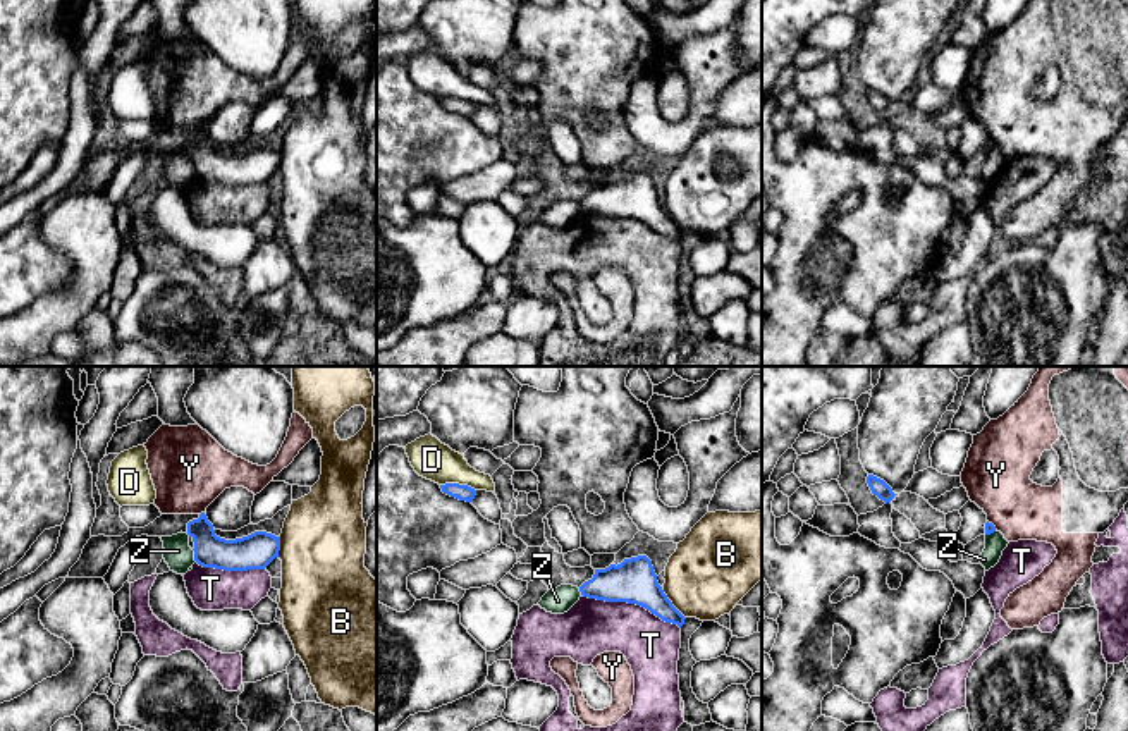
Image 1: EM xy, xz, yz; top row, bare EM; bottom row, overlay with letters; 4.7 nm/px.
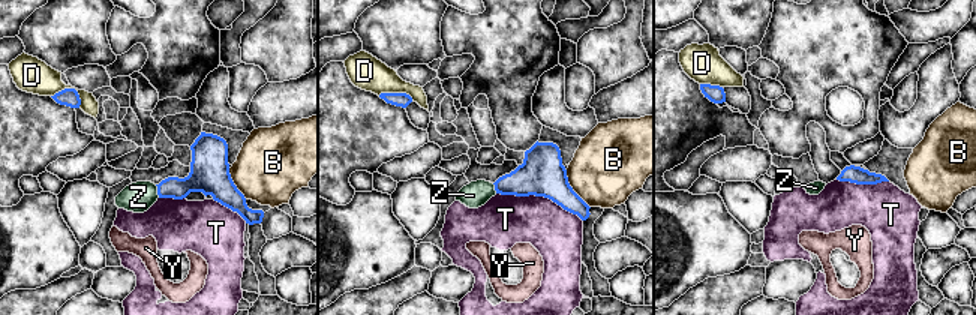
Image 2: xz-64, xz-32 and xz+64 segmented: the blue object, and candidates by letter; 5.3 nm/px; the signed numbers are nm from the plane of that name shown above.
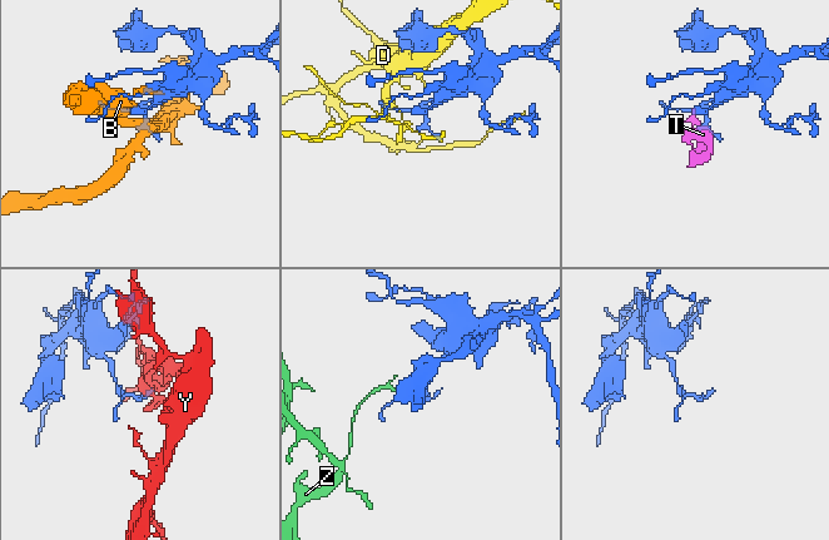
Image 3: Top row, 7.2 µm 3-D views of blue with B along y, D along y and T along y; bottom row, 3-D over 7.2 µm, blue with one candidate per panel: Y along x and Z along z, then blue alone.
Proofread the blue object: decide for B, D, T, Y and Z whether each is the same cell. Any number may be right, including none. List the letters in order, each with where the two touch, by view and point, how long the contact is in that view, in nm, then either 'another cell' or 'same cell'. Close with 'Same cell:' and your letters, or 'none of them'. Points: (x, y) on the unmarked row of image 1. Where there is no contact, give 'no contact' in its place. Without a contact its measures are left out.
B: xz (671, 219) | 170 nm | another cell
D: xz (458, 98) | 170 nm | another cell
T: xz (631, 217) | 500 nm | another cell
Y: xy (202, 128) | 30 nm | another cell
Z: xy (195, 171) | 70 nm | another cell
Same cell: none of them

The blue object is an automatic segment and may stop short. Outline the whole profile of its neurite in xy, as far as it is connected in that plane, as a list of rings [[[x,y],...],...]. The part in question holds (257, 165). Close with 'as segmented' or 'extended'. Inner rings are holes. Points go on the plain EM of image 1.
[[[205,127],[187,138],[187,150],[194,157],[194,175],[203,182],[224,186],[265,184],[279,172],[280,165],[280,151],[267,146],[254,146],[236,155],[220,153]]]; as segmented

